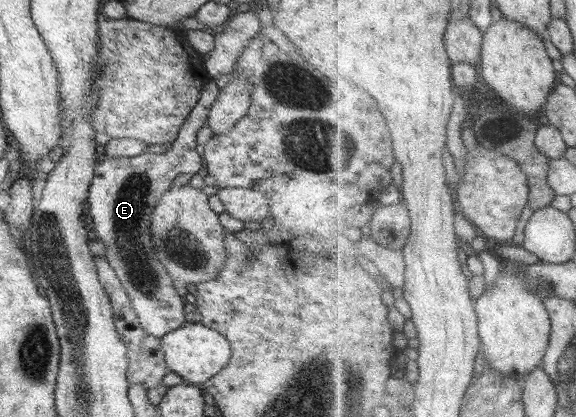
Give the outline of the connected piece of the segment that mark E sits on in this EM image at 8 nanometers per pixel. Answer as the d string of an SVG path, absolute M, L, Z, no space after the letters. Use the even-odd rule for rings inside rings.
M209 78L202 84L200 97L194 109L190 111L189 116L184 121L184 125L180 129L178 138L170 143L165 153L143 153L136 157L125 158L104 158L100 161L94 171L94 177L90 179L90 187L88 187L88 195L86 195L86 205L92 217L92 234L94 239L98 239L106 246L106 255L104 258L114 268L118 279L124 286L126 293L130 296L132 307L138 316L140 325L146 333L154 335L161 339L166 333L176 331L182 327L187 321L183 312L185 301L176 291L176 284L168 276L166 268L154 249L154 241L150 235L150 220L152 210L156 207L158 200L172 187L172 181L182 173L195 174L202 167L200 159L201 151L197 145L196 133L206 125L206 118L210 111L210 106L218 97L219 87L214 78Z

